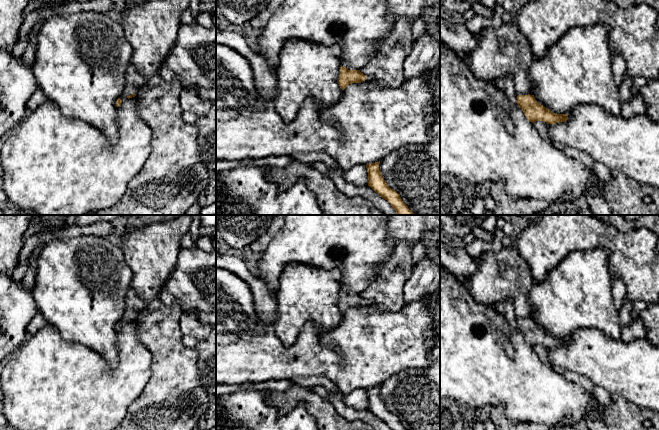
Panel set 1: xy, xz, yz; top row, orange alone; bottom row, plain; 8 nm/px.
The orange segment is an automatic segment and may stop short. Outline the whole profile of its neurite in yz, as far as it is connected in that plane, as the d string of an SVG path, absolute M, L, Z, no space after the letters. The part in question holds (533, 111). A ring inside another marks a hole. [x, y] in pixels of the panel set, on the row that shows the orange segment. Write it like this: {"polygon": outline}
{"polygon": "M510 75L500 78L496 81L496 85L505 92L506 97L512 103L517 103L523 110L526 118L534 123L536 121L544 121L547 124L556 124L558 122L566 122L567 114L556 114L539 104L534 95L517 95L513 79Z"}

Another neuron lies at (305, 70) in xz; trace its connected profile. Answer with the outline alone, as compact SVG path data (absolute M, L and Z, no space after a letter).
M291 39L284 44L275 72L278 93L273 105L285 123L296 118L300 107L309 98L314 98L322 108L339 101L343 93L338 84L342 57L343 51L338 45L325 46L303 39Z

